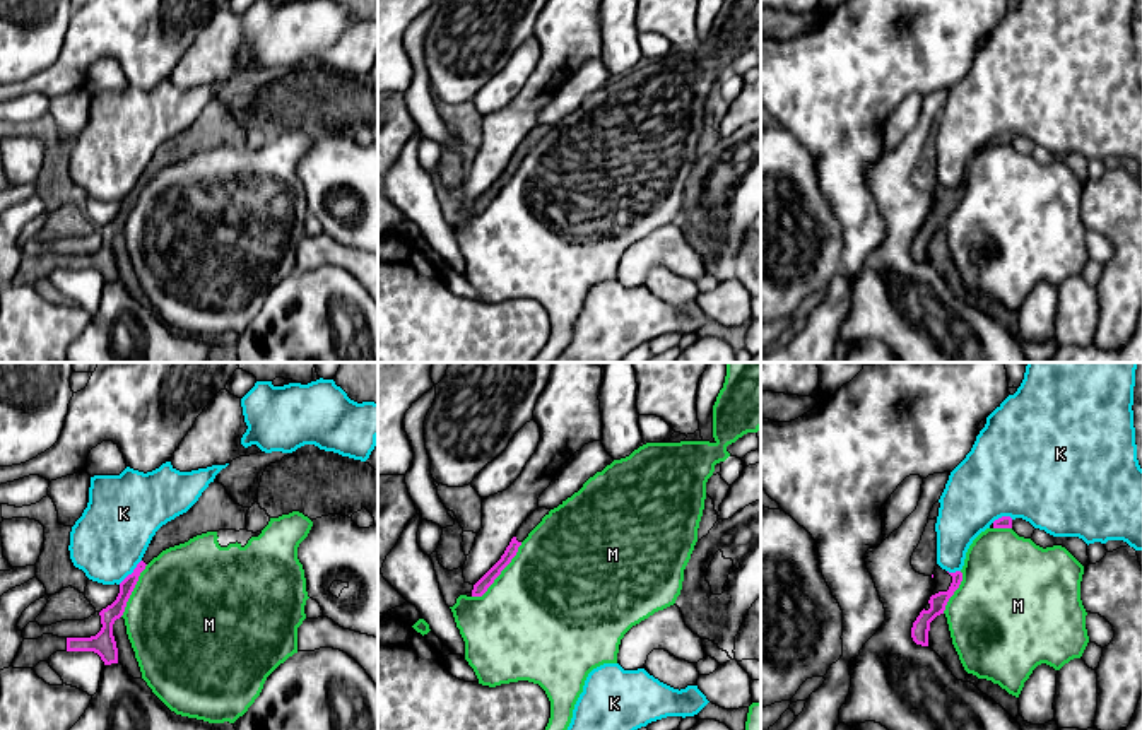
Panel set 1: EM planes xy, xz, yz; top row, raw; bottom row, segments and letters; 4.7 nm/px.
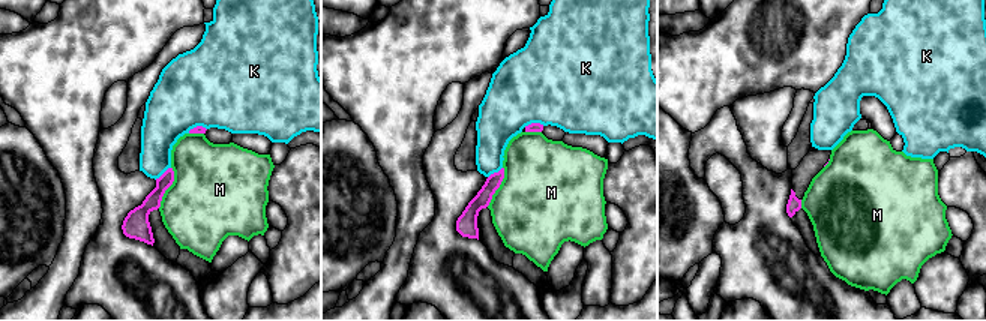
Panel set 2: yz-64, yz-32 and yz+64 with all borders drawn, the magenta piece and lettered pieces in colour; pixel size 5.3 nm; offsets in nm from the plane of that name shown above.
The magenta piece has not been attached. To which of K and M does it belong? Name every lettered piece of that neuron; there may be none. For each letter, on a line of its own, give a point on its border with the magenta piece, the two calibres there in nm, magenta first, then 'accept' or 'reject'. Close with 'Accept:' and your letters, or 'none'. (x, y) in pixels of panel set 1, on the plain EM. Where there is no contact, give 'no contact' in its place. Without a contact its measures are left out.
K: xy (132, 190) | 80/360 nm | reject
M: xz (500, 190) | 70/500 nm | reject
Accept: none

